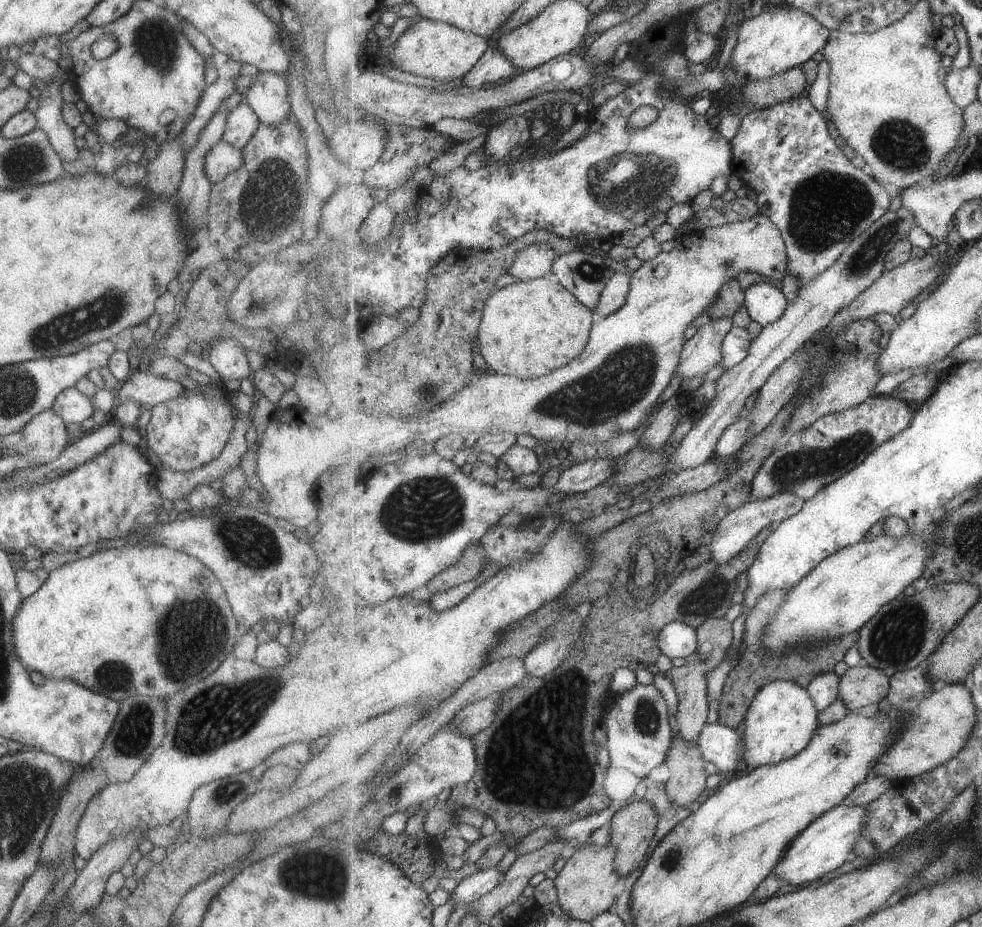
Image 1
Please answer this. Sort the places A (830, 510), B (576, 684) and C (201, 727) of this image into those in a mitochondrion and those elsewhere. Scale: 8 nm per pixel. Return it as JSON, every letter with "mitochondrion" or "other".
{"A":"other","B":"mitochondrion","C":"mitochondrion"}

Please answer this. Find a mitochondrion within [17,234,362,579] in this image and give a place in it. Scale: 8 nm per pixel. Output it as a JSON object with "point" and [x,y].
{"point":[65,329]}

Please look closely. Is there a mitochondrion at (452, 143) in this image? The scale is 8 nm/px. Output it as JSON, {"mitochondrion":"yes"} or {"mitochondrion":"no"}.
{"mitochondrion":"no"}

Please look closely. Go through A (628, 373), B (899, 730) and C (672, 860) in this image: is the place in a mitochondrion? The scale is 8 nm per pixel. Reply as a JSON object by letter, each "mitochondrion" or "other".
{"A":"mitochondrion","B":"other","C":"mitochondrion"}

